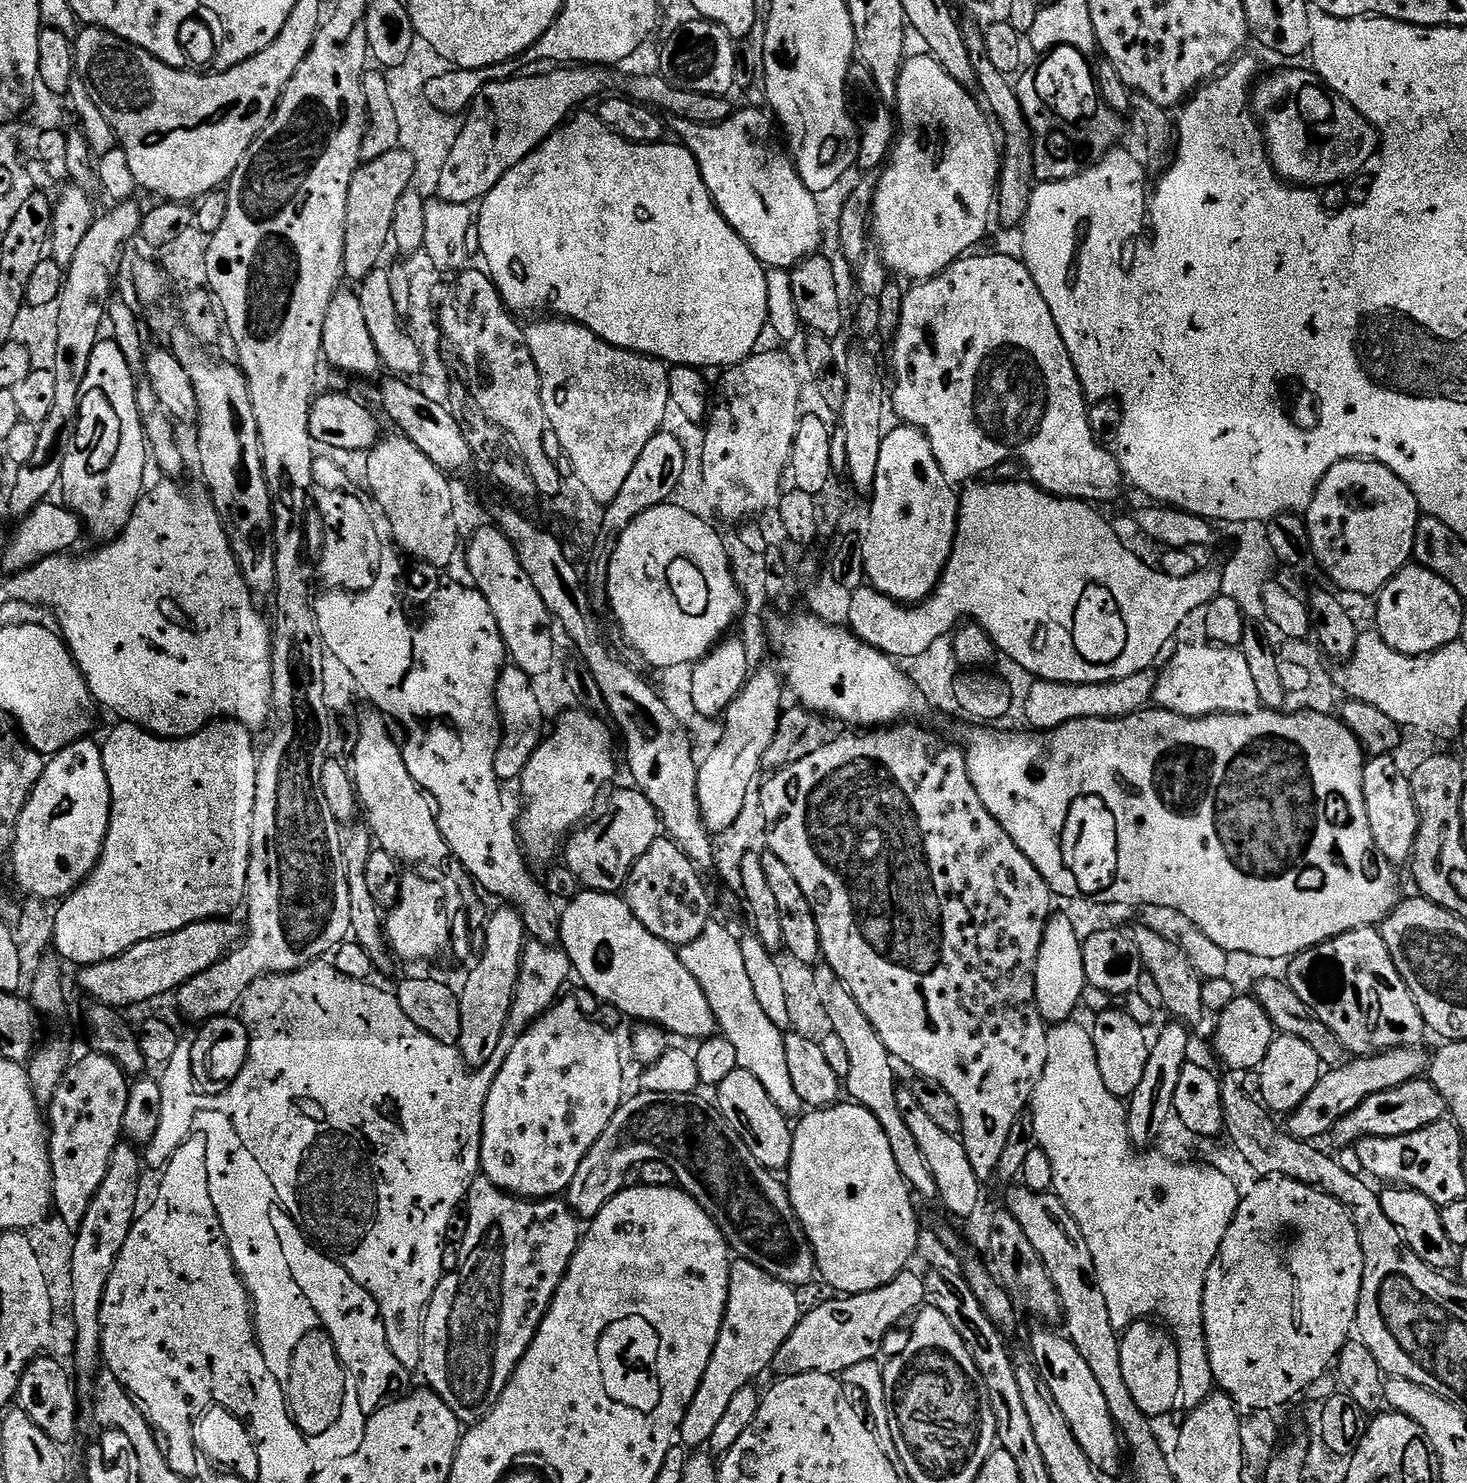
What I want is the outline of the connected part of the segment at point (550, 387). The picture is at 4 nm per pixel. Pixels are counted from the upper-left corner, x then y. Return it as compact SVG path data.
M540 318L537 320L540 320L537 324L527 325L524 337L526 338L526 346L530 346L534 366L538 370L547 427L557 432L563 455L572 467L572 475L578 477L587 490L590 490L591 497L596 499L600 505L607 506L612 503L614 498L618 498L618 490L622 490L622 485L625 484L626 477L630 475L630 470L634 470L634 462L638 462L638 454L642 454L646 442L650 442L650 438L654 438L654 434L665 427L664 419L668 416L668 396L672 399L673 406L686 419L703 421L710 411L710 380L708 384L707 378L704 377L707 375L699 368L691 368L685 364L669 367L663 360L656 360L652 356L643 356L640 352L628 352L625 348L615 348L612 344L607 344L598 334L594 334L586 326L575 324L573 320L567 318Z

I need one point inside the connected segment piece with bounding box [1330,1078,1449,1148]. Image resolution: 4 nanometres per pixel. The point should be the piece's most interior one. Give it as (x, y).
(1401, 1111)

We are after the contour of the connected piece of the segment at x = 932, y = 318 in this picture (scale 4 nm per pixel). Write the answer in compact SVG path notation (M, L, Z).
M969 254L954 261L944 272L931 276L923 282L916 282L904 293L902 302L901 325L896 337L891 341L892 376L896 379L896 389L891 389L890 404L896 407L899 418L905 425L920 428L934 452L942 472L953 486L964 486L976 478L972 472L995 464L997 460L1009 457L1023 463L1023 471L1027 479L1048 492L1051 496L1066 496L1070 500L1097 502L1096 500L1116 500L1120 496L1122 473L1115 455L1097 440L1090 430L1088 421L1089 401L1086 399L1078 374L1074 370L1074 362L1070 350L1066 350L1066 342L1062 342L1062 334L1058 334L1058 322L1054 322L1054 314L1050 314L1050 306L1046 306L1046 298L1042 298L1042 290L1034 282L1030 270L1023 259L1012 256L994 256L987 254L978 256Z

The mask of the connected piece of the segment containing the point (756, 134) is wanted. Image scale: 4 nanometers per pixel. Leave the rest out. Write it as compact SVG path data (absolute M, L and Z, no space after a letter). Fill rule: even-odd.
M746 106L743 107L743 109L744 110L737 109L733 111L732 116L722 121L720 124L692 123L686 119L675 119L673 121L674 130L678 134L677 139L694 154L696 160L699 162L700 173L703 176L703 181L706 182L707 189L710 190L716 208L723 214L723 217L726 218L728 224L735 229L736 233L750 246L752 252L759 258L760 263L769 269L790 270L796 267L805 257L815 255L821 249L824 237L822 208L817 195L811 192L805 183L802 182L791 155L787 152L783 143L781 141L779 143L777 138L773 136L772 124L774 128L774 122L771 115L767 111L757 107Z

